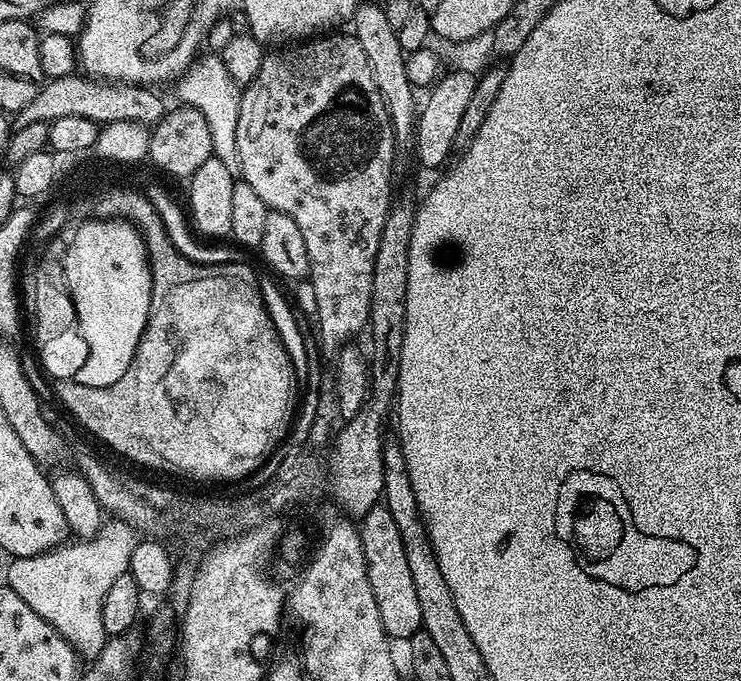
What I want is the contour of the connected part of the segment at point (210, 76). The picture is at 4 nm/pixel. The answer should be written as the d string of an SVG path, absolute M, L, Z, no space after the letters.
M204 54L193 61L191 67L177 81L178 96L187 107L198 109L206 118L211 132L211 146L214 156L226 164L233 175L239 173L237 162L238 113L241 105L241 87L231 78L219 55Z

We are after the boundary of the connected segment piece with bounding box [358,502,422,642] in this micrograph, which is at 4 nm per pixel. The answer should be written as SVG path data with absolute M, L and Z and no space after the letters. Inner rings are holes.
M377 503L363 519L359 521L362 554L366 558L366 574L370 578L370 590L374 590L374 598L378 602L378 614L382 618L384 633L393 641L406 642L422 628L422 610L418 607L418 594L414 594L414 578L410 578L410 565L406 563L406 550L402 550L402 534L398 534L398 526L390 515L390 510L383 503Z

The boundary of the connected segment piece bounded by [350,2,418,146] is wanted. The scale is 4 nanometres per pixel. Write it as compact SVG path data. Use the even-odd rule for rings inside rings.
M365 2L356 5L350 27L353 28L351 31L362 46L362 50L366 50L366 58L370 62L370 70L374 74L374 82L378 86L378 94L382 94L382 102L386 102L386 110L390 114L397 145L411 145L414 140L418 115L418 100L416 104L418 92L407 78L406 54L398 42L397 28L390 26L390 22L386 22L386 14L379 3L376 5L365 4Z

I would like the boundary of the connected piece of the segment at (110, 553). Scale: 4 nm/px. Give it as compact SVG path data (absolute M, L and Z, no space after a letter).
M108 518L92 539L77 539L42 554L15 557L8 568L7 587L12 588L38 618L46 618L81 658L94 658L106 639L102 626L106 590L110 590L110 582L128 575L130 558L138 542L136 532L127 520Z

